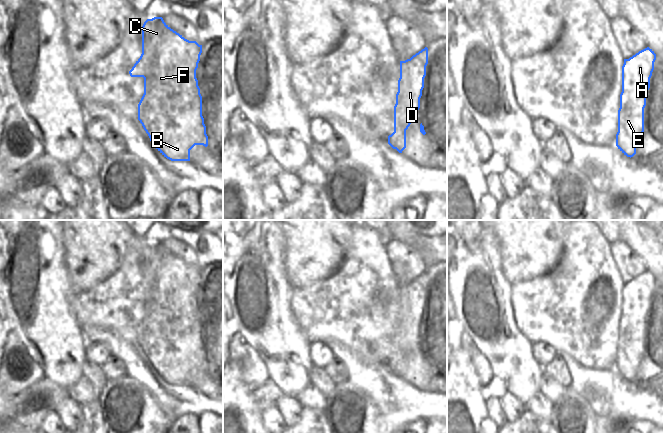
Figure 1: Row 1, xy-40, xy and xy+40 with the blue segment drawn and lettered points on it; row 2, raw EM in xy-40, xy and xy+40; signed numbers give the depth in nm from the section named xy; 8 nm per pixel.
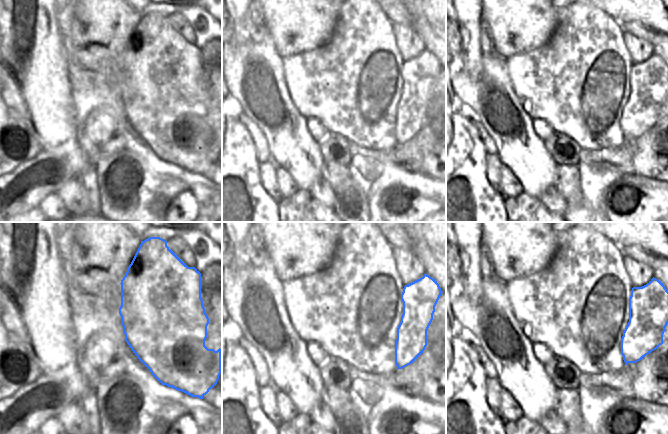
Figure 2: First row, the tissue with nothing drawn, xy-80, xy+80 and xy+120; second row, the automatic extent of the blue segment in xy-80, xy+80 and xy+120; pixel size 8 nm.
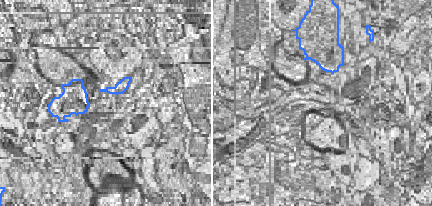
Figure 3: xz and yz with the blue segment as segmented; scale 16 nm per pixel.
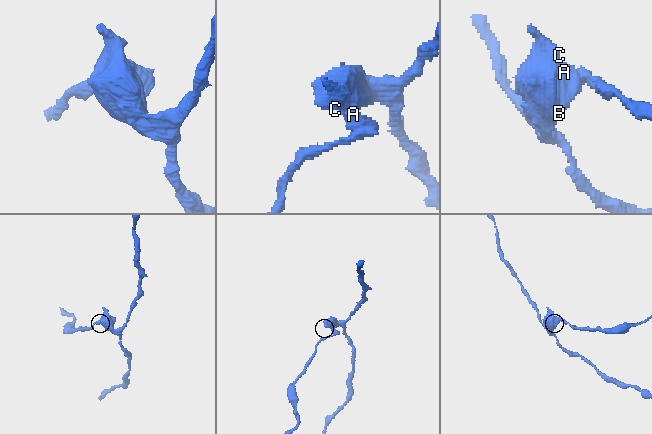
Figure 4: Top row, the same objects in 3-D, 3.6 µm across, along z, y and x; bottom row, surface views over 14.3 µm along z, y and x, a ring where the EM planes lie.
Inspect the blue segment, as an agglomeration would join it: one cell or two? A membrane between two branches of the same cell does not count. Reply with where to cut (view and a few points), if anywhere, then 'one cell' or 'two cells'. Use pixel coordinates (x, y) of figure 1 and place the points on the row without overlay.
cut xy (390, 369), (401, 375); two cells

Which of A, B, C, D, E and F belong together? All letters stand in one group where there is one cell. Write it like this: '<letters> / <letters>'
A D E / B C F

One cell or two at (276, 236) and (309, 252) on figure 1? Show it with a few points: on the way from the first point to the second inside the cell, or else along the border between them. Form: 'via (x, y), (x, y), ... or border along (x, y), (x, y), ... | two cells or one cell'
border along (282, 230), (285, 240), (284, 264) | two cells

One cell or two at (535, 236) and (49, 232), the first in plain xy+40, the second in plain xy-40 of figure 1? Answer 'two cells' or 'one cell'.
two cells

